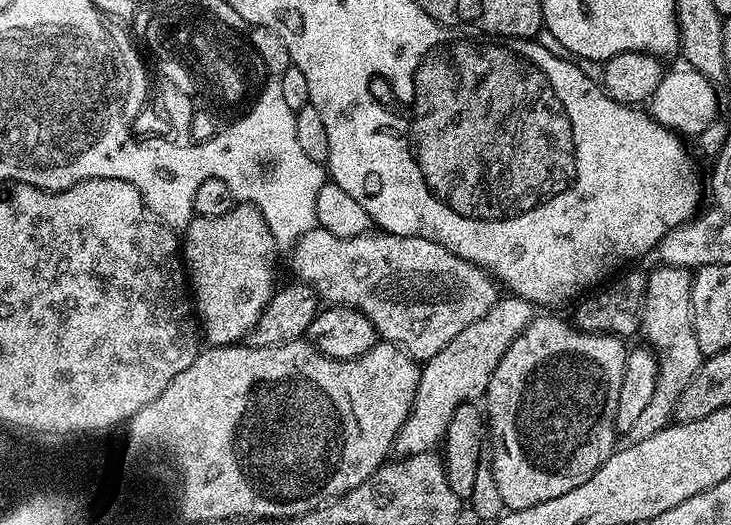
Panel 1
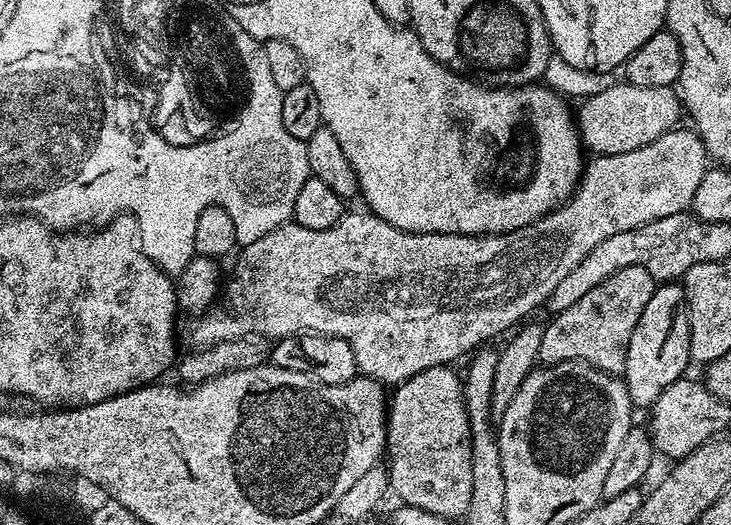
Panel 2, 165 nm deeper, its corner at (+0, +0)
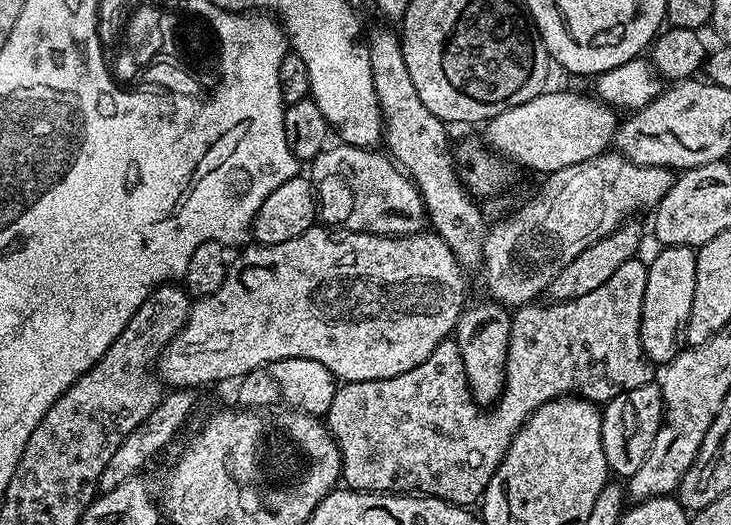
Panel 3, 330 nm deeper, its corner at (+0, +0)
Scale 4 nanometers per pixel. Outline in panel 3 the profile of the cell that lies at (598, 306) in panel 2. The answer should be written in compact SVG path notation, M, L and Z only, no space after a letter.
M633 258L625 262L622 266L618 266L618 270L614 270L614 274L610 274L610 278L606 278L606 282L602 282L602 286L598 286L598 290L590 290L590 294L582 294L582 298L578 298L577 300L562 300L559 302L548 302L545 303L545 308L540 305L540 302L533 302L530 304L522 304L519 305L512 312L512 330L513 333L518 334L518 344L520 340L520 352L516 352L516 350L509 351L508 361L506 362L506 370L504 371L504 393L500 395L499 400L496 401L494 405L494 411L496 411L496 416L487 416L485 409L481 407L481 405L477 404L475 400L472 398L472 391L468 389L468 375L466 374L466 370L462 366L462 354L460 353L459 346L456 345L455 339L449 338L447 340L443 340L441 344L436 347L434 350L434 354L430 354L430 358L426 358L426 362L422 362L418 366L414 366L414 370L406 370L406 374L398 374L394 378L386 378L385 380L367 380L366 382L344 382L339 385L336 389L336 393L334 394L334 402L330 402L330 410L328 411L328 415L326 417L326 423L328 425L328 431L332 433L332 439L336 441L336 448L340 452L340 475L342 477L343 483L347 485L347 487L358 491L358 492L387 492L389 494L419 494L421 496L436 496L439 500L445 500L446 502L450 502L451 504L458 504L461 506L472 506L472 503L479 501L481 497L484 495L484 491L486 490L486 486L490 482L490 478L495 474L498 470L498 466L504 461L504 455L508 452L508 447L512 444L512 439L515 438L516 432L521 428L522 425L526 423L528 420L529 414L537 408L538 406L542 406L546 402L550 402L551 400L557 400L560 396L581 396L583 400L590 400L593 402L607 402L613 400L615 396L618 394L622 394L623 392L629 392L630 390L634 390L638 386L642 386L643 384L651 384L654 380L654 372L652 376L652 371L654 371L654 365L652 361L648 360L644 357L644 351L642 350L642 342L640 341L640 323L642 322L642 302L644 301L644 295L646 294L646 278L648 277L648 264L645 261L640 261L640 258Z

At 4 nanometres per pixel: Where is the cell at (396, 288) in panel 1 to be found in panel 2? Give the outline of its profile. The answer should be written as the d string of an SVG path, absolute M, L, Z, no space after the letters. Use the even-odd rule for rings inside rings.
M680 126L671 132L662 134L662 138L654 138L646 146L638 146L638 150L626 150L626 154L614 154L613 156L593 155L584 165L584 170L575 192L552 211L540 216L534 222L522 226L513 232L500 232L496 236L467 236L466 234L442 234L441 232L403 232L390 222L378 218L370 210L364 212L345 211L344 217L334 226L326 230L310 230L306 226L295 222L289 222L270 230L266 238L249 240L239 249L240 257L232 268L232 273L227 273L222 284L222 291L218 299L207 312L201 312L195 317L196 320L188 328L188 340L193 349L209 348L218 342L230 342L231 340L243 340L245 336L262 336L269 341L275 342L284 336L294 336L301 332L319 332L322 336L334 336L350 342L350 350L354 350L356 367L365 376L371 376L386 386L395 386L411 380L422 374L422 370L430 370L434 366L448 366L459 356L467 357L475 353L491 336L499 332L507 333L513 326L519 325L536 307L543 305L550 298L554 286L598 246L610 234L622 234L622 230L634 230L638 226L646 226L646 222L654 222L658 218L670 218L670 214L688 212L692 206L694 194L698 194L698 185L708 172L710 157L705 149L700 135L691 127ZM684 144L688 144L688 152L692 157L684 160Z

